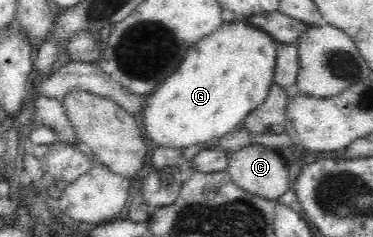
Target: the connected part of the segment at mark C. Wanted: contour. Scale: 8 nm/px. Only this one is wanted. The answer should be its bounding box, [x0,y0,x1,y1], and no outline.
[226,142,292,202]

